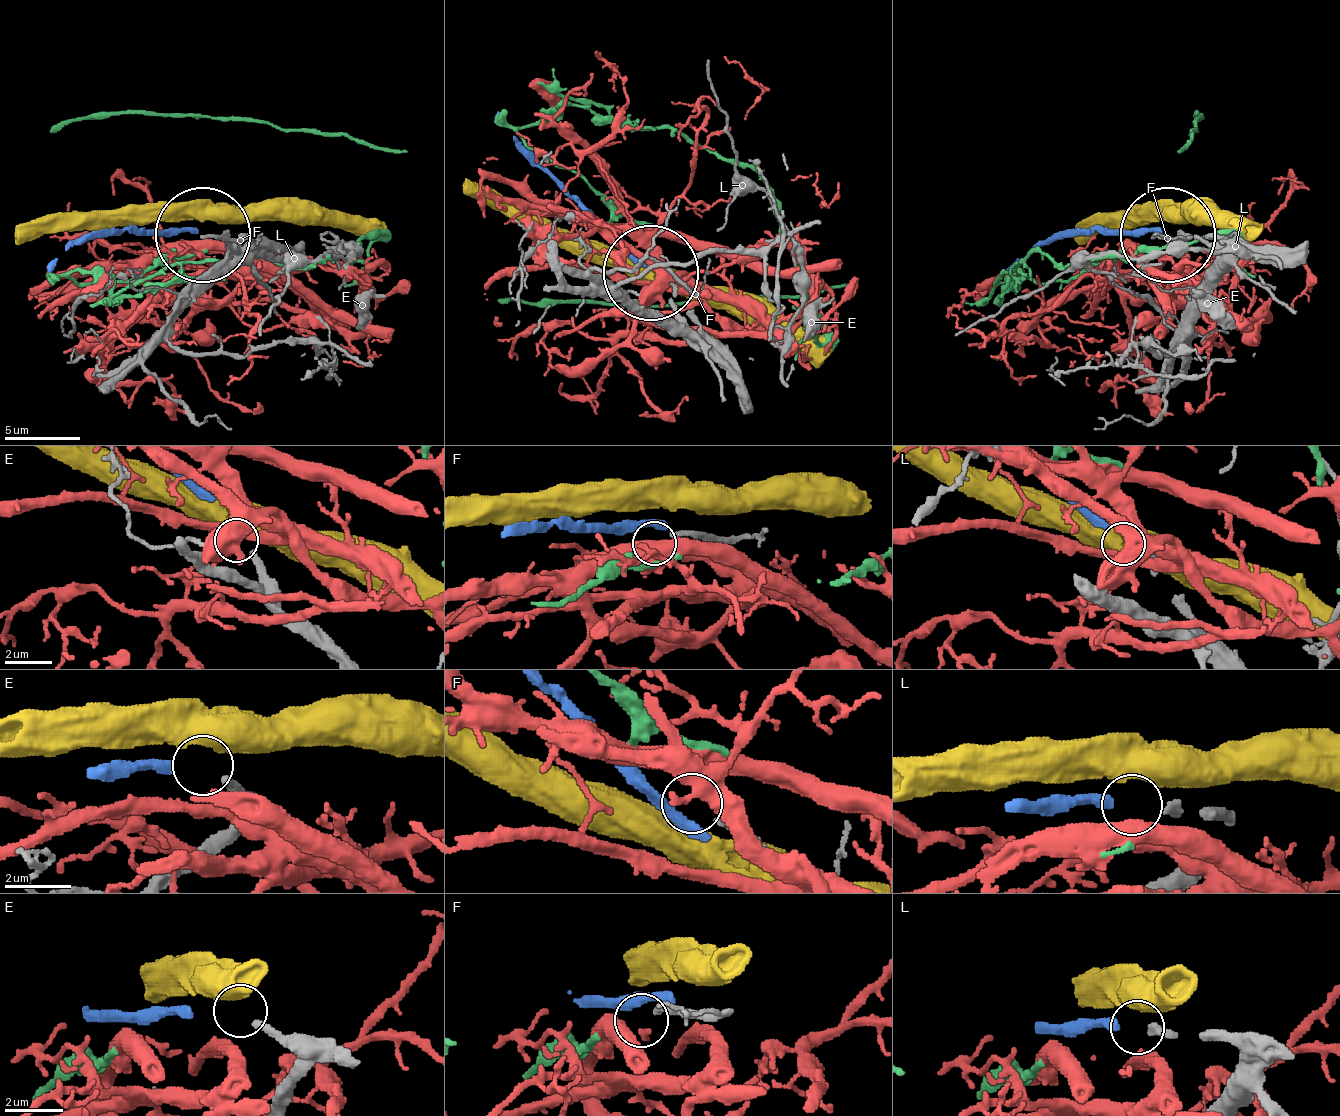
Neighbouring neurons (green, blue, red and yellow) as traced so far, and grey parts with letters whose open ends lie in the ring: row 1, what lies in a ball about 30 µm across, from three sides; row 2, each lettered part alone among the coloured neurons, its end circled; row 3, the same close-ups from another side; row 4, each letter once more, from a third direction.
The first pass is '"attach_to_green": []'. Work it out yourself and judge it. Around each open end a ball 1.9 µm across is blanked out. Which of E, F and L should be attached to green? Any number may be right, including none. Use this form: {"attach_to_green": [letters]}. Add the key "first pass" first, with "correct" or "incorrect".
{"first pass": "correct", "attach_to_green": []}

